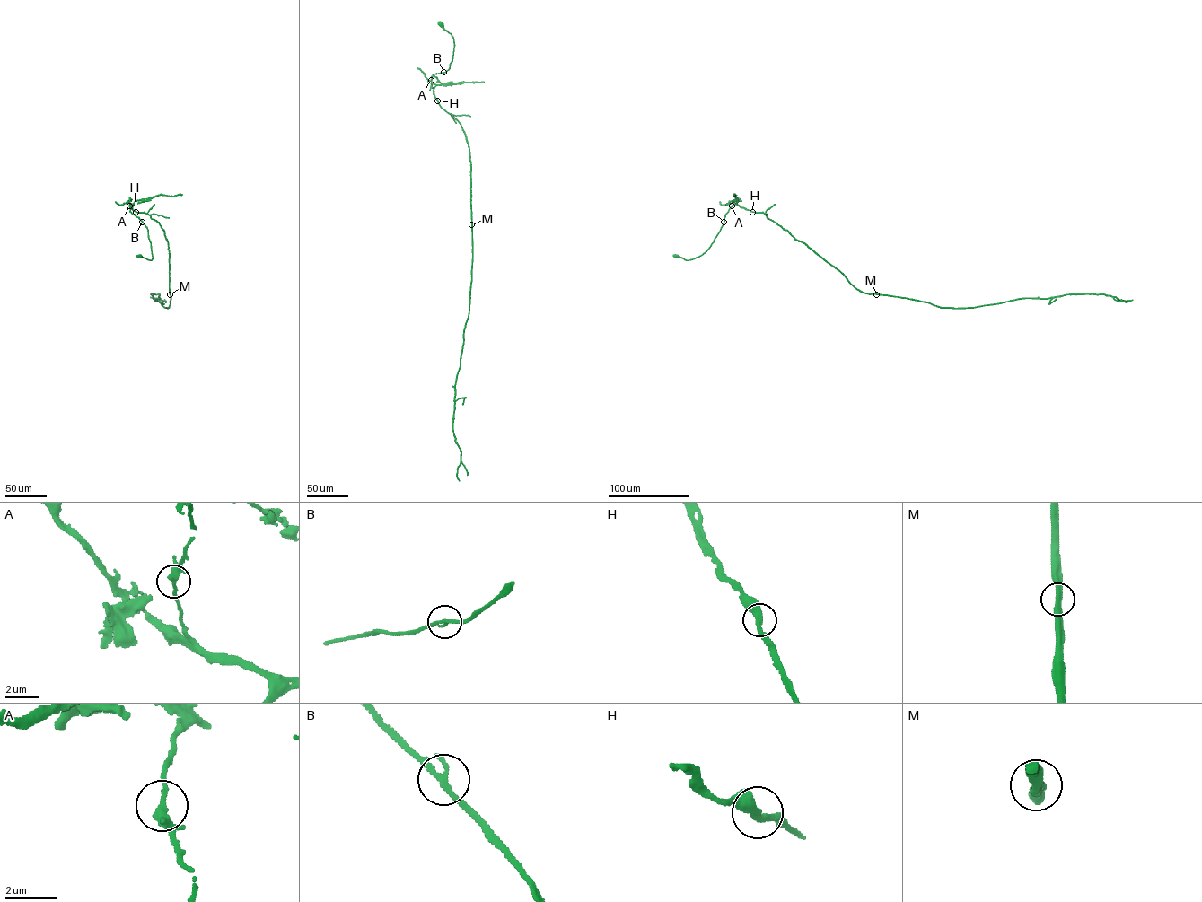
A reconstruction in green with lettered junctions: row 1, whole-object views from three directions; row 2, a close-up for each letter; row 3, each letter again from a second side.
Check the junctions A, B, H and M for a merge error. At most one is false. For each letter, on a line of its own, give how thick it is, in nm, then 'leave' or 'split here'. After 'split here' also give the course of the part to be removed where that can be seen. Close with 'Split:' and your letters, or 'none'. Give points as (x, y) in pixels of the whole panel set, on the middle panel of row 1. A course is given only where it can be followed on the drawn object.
A: calibre 320 nm; leave
B: calibre 190 nm; leave
H: calibre 320 nm; leave
M: calibre 360 nm; leave
Split: none

